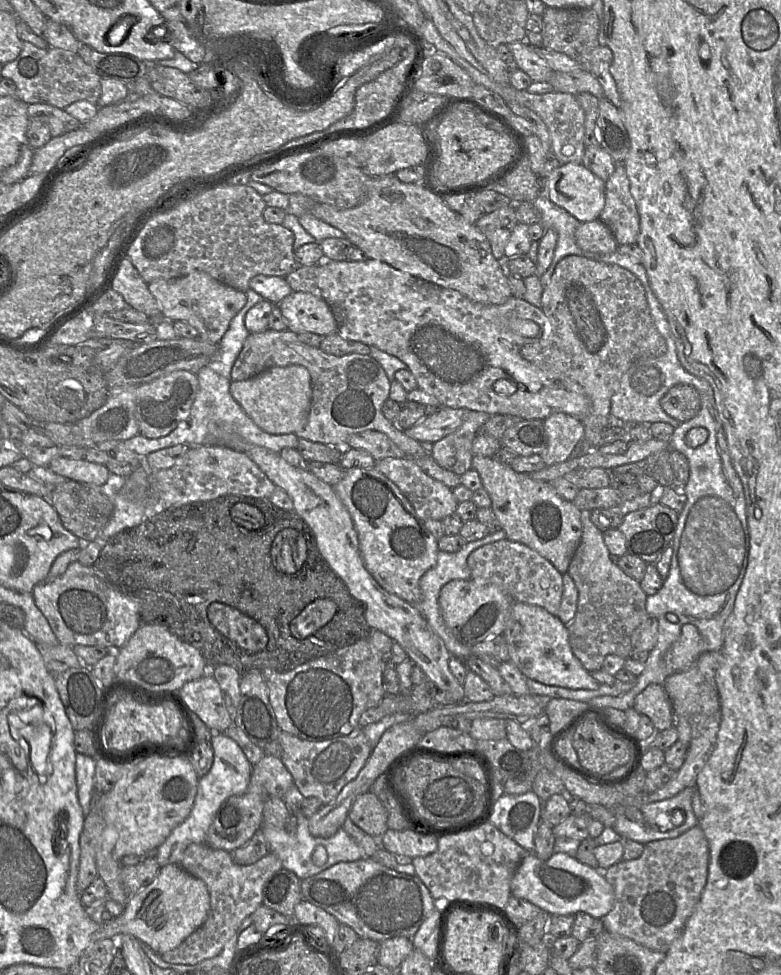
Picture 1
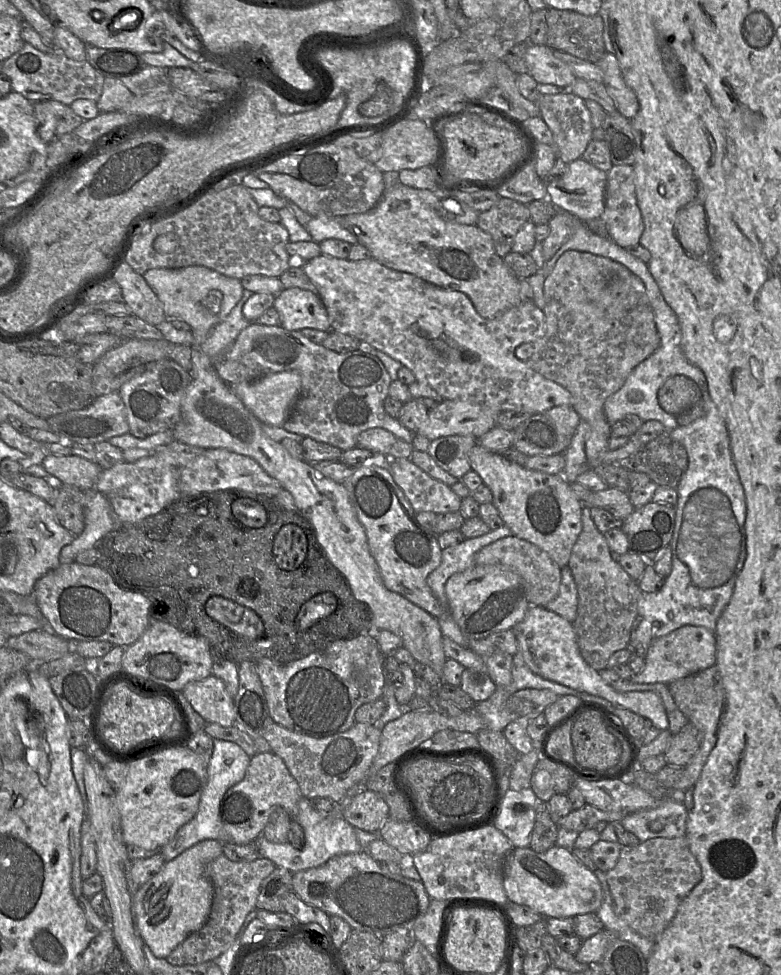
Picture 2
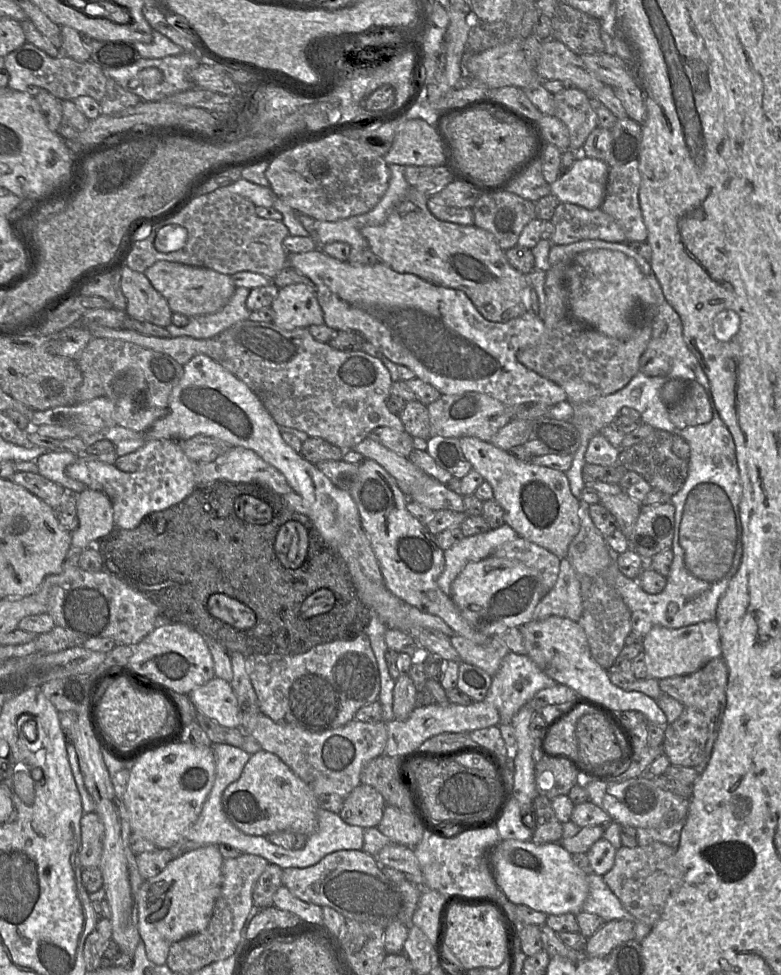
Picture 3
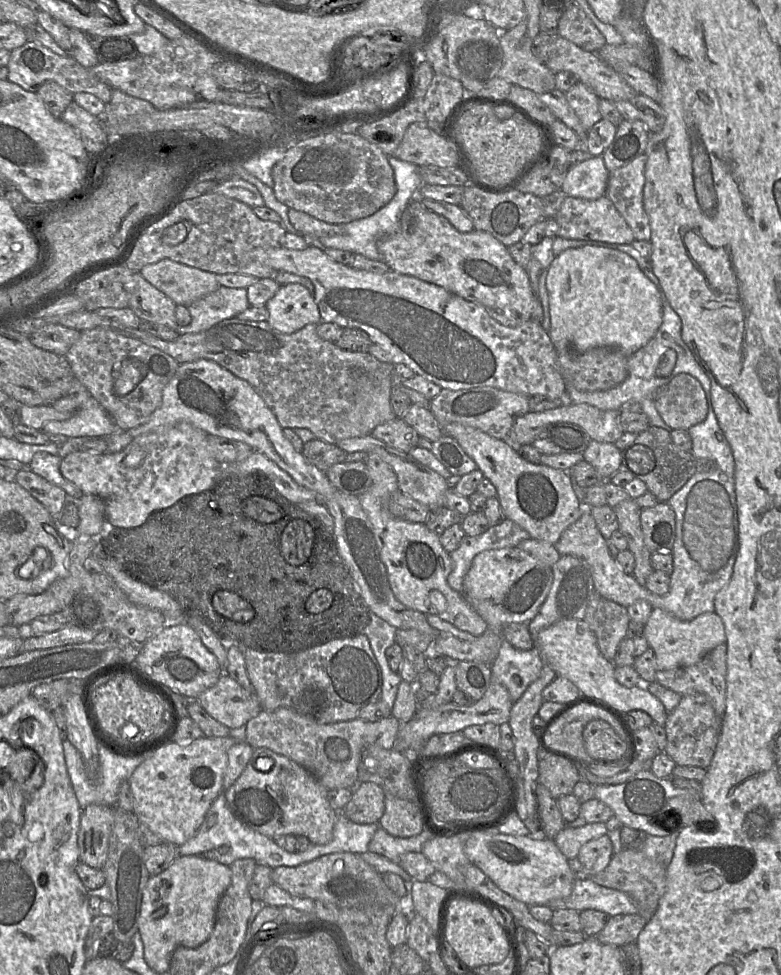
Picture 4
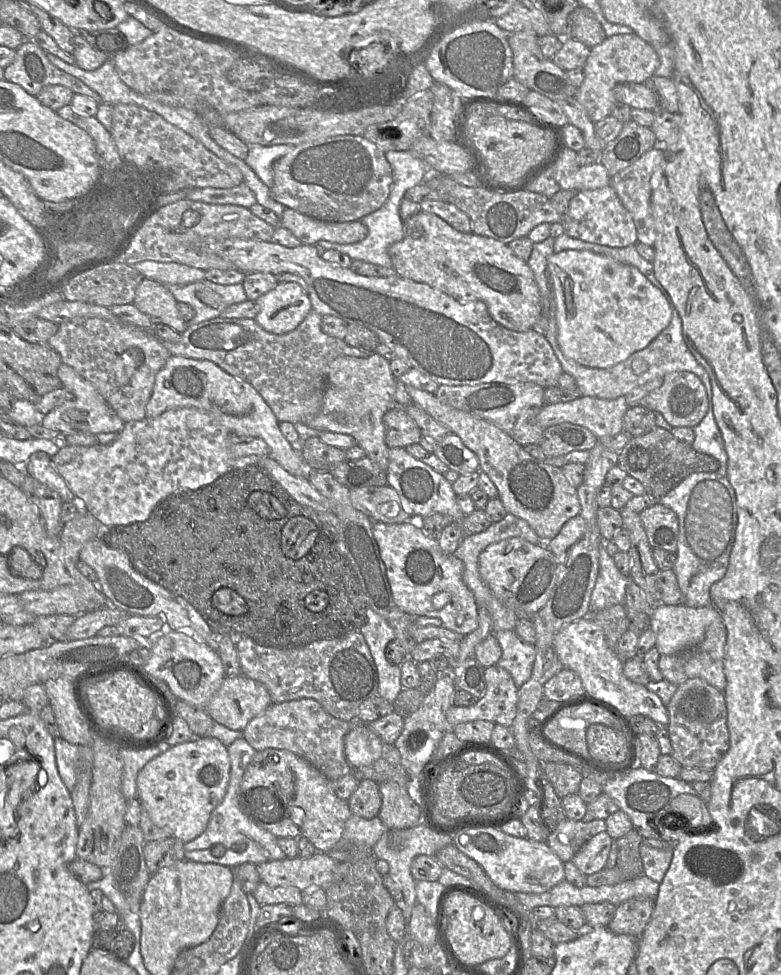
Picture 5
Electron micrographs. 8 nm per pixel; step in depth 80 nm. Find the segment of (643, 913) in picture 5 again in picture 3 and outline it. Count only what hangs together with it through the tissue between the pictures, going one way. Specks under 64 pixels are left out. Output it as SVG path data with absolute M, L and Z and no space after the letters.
M611 920L588 938L585 950L589 957L607 957L618 945L635 938L635 921Z

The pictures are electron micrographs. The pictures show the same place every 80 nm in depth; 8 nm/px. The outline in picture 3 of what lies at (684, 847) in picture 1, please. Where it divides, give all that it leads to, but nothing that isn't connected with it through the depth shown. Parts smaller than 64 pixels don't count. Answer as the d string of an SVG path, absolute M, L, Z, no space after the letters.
M661 842L634 848L621 846L616 851L613 867L603 875L603 880L634 921L653 927L660 919L667 899L683 884L683 866L678 850Z

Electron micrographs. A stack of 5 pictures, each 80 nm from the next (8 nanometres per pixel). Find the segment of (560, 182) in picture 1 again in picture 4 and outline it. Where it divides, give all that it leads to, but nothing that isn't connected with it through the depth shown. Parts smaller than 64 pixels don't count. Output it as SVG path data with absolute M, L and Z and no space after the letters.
M592 156L569 169L559 188L569 197L596 200L606 194L610 172L601 156Z

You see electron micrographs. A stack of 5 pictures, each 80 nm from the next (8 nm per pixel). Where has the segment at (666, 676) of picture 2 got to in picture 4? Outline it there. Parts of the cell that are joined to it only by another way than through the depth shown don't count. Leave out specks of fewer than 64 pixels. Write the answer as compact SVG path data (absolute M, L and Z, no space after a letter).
M660 608L652 609L650 617L644 627L644 637L649 644L649 648L654 652L656 671L694 665L711 650L725 643L726 639L723 621L715 611L700 614L691 620L680 620Z

